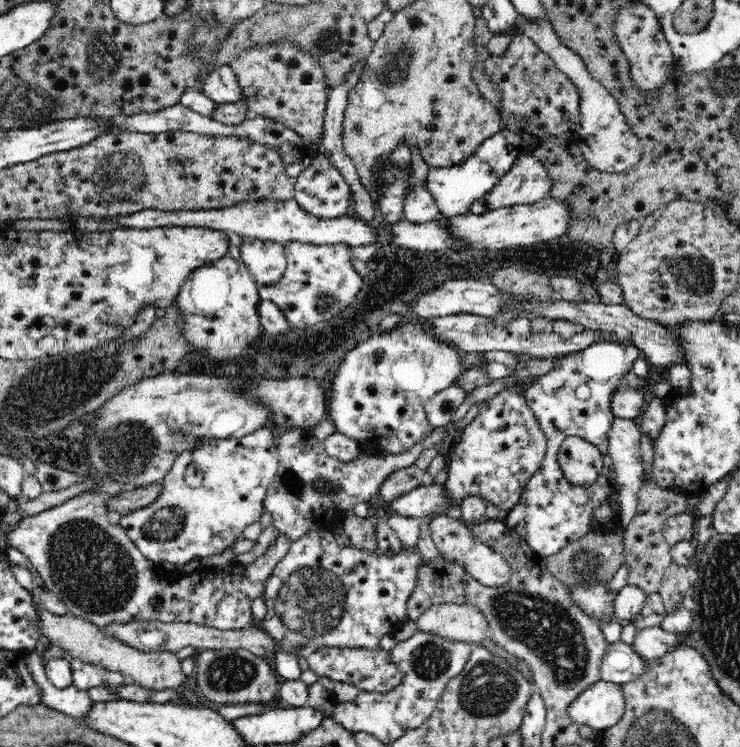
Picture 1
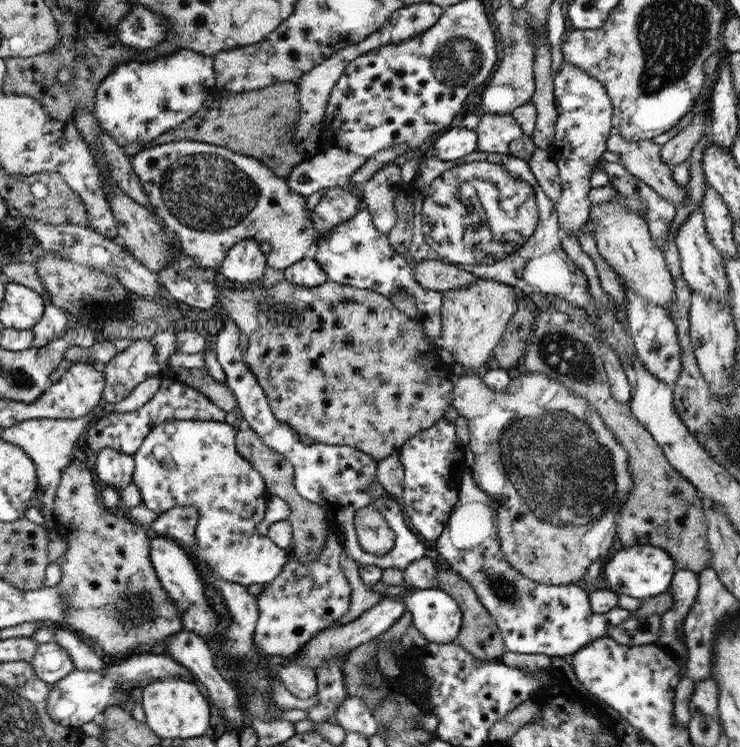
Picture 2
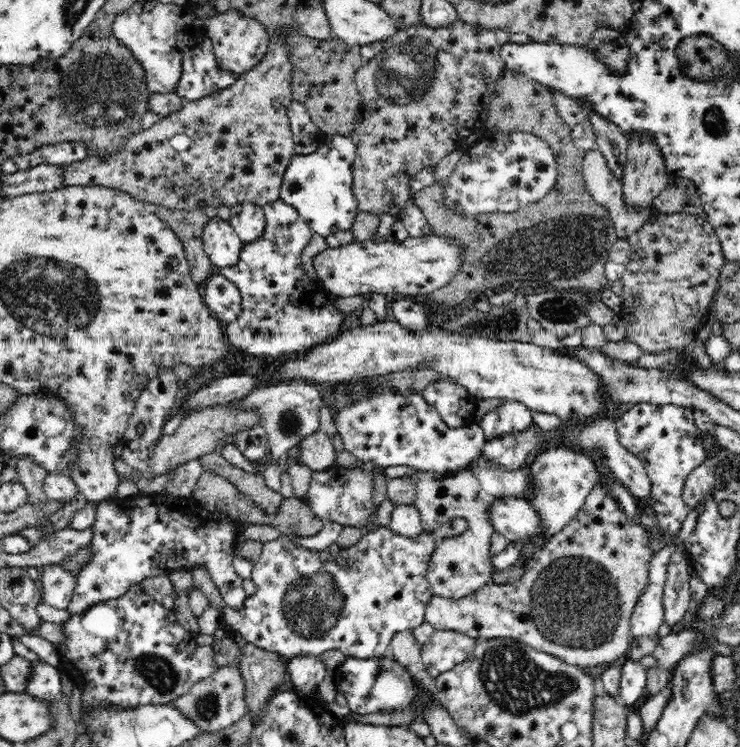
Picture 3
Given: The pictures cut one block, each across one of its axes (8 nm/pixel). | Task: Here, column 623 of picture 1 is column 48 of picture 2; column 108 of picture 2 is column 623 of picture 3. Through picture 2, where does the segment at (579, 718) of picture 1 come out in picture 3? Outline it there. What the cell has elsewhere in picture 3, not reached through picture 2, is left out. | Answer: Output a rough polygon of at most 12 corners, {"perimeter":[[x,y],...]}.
{"perimeter":[[633,659],[621,666],[618,701],[631,711],[647,683]]}

